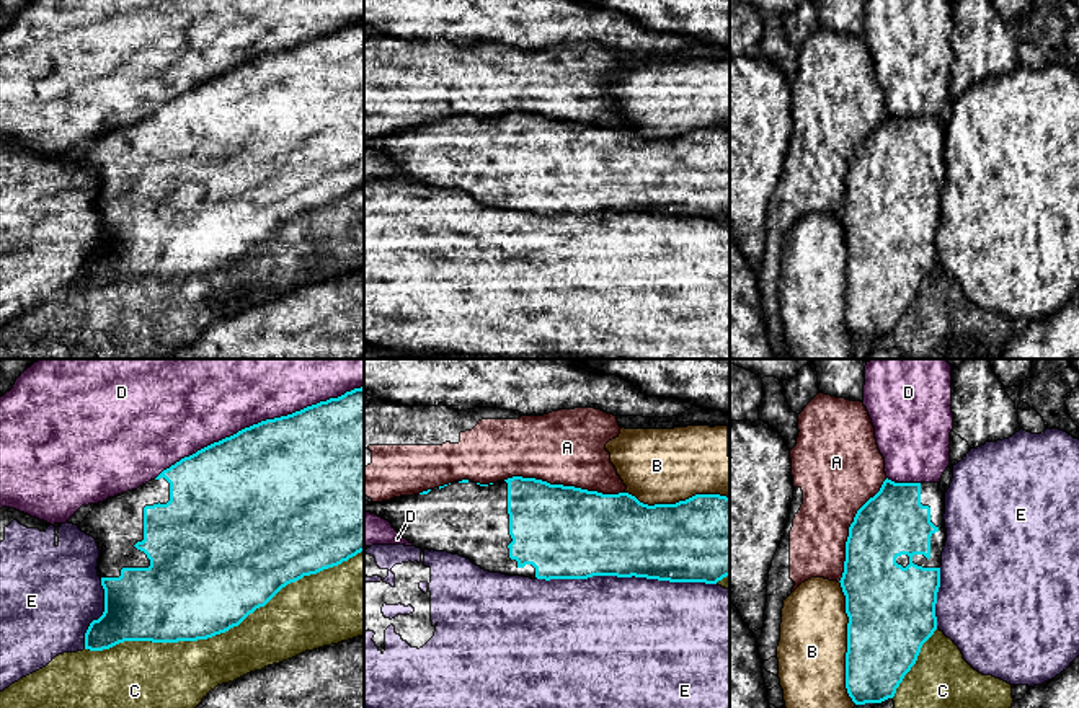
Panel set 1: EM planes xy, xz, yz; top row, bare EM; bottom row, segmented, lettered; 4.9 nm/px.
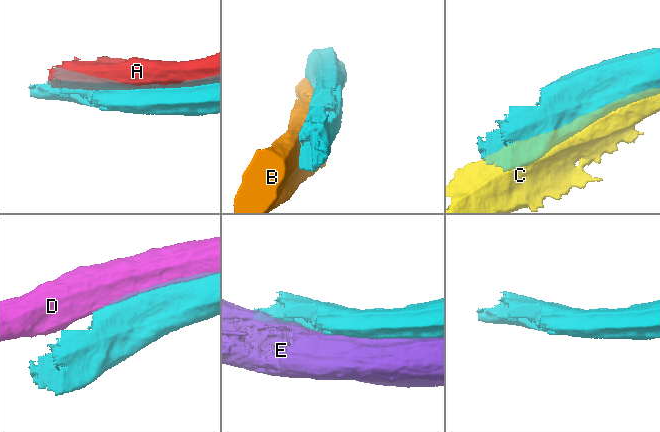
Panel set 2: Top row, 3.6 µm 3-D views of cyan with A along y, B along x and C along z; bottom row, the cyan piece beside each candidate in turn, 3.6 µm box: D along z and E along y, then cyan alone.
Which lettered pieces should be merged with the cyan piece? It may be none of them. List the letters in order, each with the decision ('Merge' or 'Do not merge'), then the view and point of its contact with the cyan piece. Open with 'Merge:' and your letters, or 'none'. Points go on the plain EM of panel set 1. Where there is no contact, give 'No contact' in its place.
Merge: none
A: Do not merge. Touches cyan at xz (562, 119)
B: Do not merge. Touches cyan at yz (848, 278)
C: Do not merge. Touches cyan at xy (224, 266)
D: Do not merge. Touches cyan at xy (258, 57)
E: Do not merge. Touches cyan at xz (626, 211)

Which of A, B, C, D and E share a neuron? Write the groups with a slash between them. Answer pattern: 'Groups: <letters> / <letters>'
Groups: A / B / C / D / E

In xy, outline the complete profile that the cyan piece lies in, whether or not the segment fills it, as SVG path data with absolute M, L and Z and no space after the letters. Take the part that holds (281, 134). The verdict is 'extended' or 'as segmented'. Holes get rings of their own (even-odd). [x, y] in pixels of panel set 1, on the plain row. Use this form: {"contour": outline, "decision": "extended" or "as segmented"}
{"contour": "M364 21L214 77L137 124L98 137L78 163L98 178L96 204L104 223L104 246L90 258L85 284L225 268L287 219L364 186Z", "decision": "extended"}

